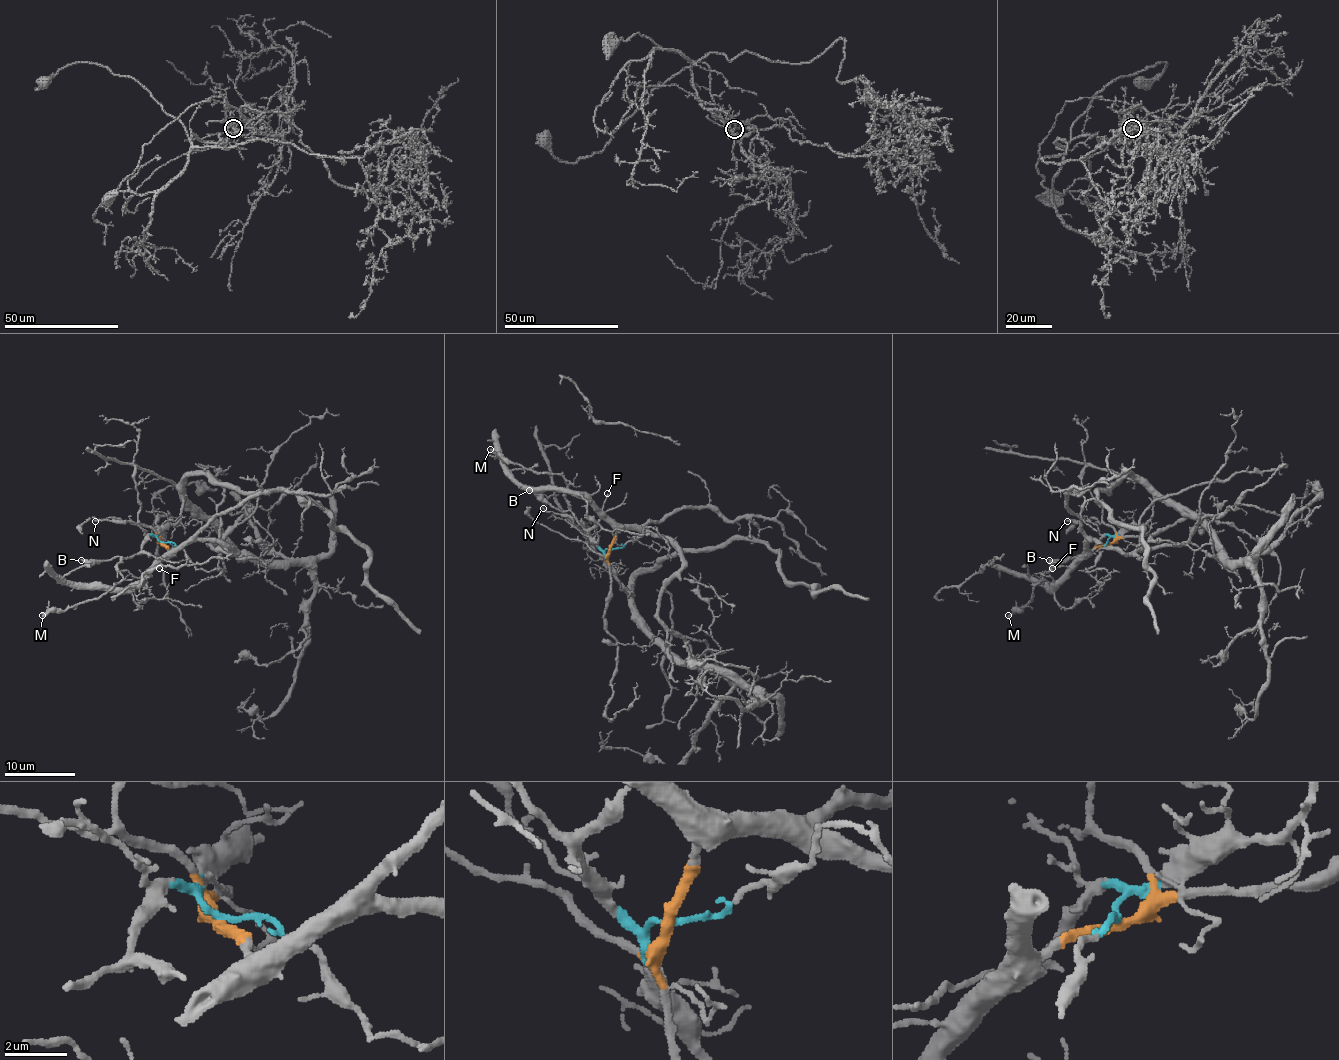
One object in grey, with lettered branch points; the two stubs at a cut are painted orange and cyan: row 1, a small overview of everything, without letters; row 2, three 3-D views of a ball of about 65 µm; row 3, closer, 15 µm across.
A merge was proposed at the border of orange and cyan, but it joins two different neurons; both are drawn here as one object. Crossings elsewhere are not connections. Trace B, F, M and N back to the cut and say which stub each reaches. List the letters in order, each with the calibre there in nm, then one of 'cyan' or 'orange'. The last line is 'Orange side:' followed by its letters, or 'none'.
B: 320 nm thick; cyan
F: 150 nm thick; orange
M: 240 nm thick; cyan
N: 200 nm thick; cyan
Orange side: F

